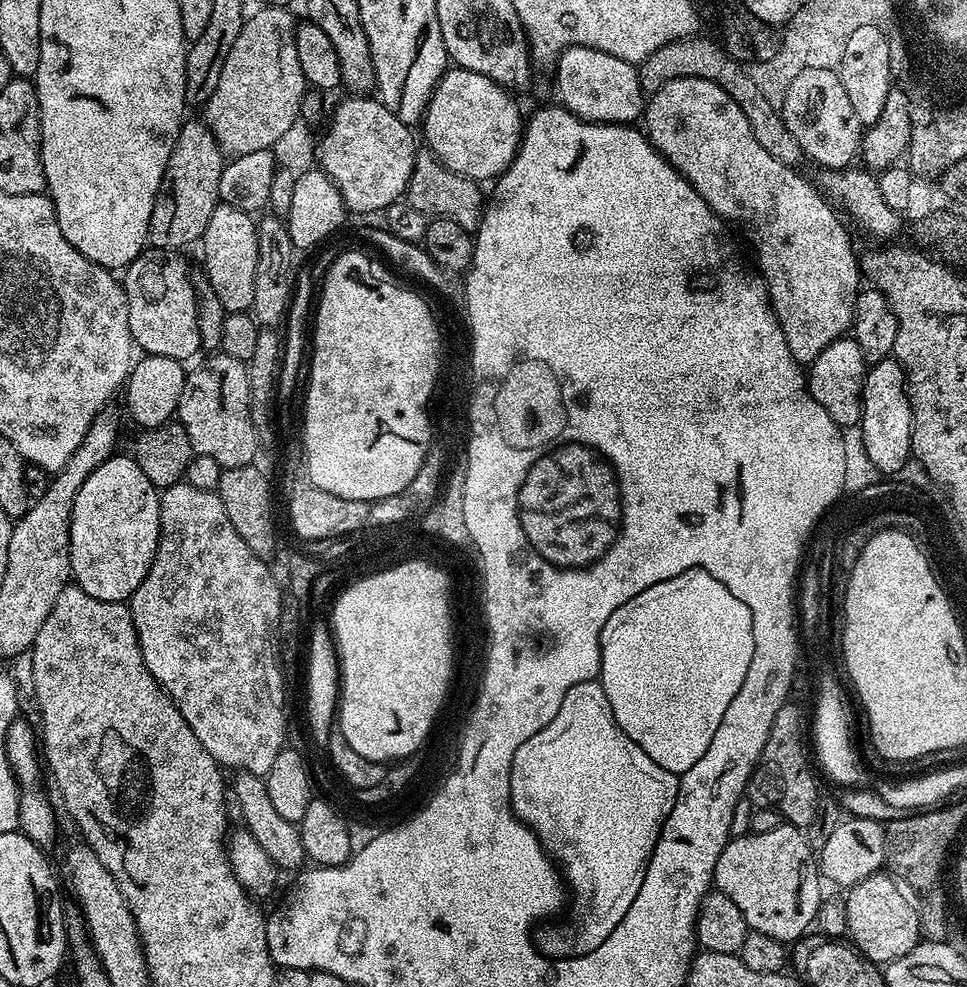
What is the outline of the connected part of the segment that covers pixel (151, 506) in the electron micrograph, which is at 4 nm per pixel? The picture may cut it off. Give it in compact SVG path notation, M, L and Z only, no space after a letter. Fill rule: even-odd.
M117 454L82 482L70 518L70 566L75 587L102 602L131 601L154 562L160 541L160 492L131 455Z

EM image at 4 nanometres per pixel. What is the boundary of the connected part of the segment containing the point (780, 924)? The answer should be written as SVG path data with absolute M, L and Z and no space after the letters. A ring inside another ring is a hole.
M782 822L774 830L766 830L766 834L749 831L747 836L729 839L716 863L714 884L718 891L726 894L738 906L751 931L791 942L798 939L808 927L813 927L822 899L820 880L822 881L822 873L807 835L795 824Z

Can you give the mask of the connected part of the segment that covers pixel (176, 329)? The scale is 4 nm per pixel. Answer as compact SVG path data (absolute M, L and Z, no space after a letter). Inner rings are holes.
M149 247L133 264L123 269L122 283L130 314L133 345L150 356L188 362L195 352L201 351L201 346L190 264L180 256L183 255L179 251L170 248Z

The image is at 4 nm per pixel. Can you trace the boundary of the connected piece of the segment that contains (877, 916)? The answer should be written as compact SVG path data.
M878 871L847 889L848 896L844 900L847 935L852 936L851 943L856 951L877 966L886 966L902 958L902 954L910 954L910 950L914 950L922 940L920 912L899 886L891 875Z

